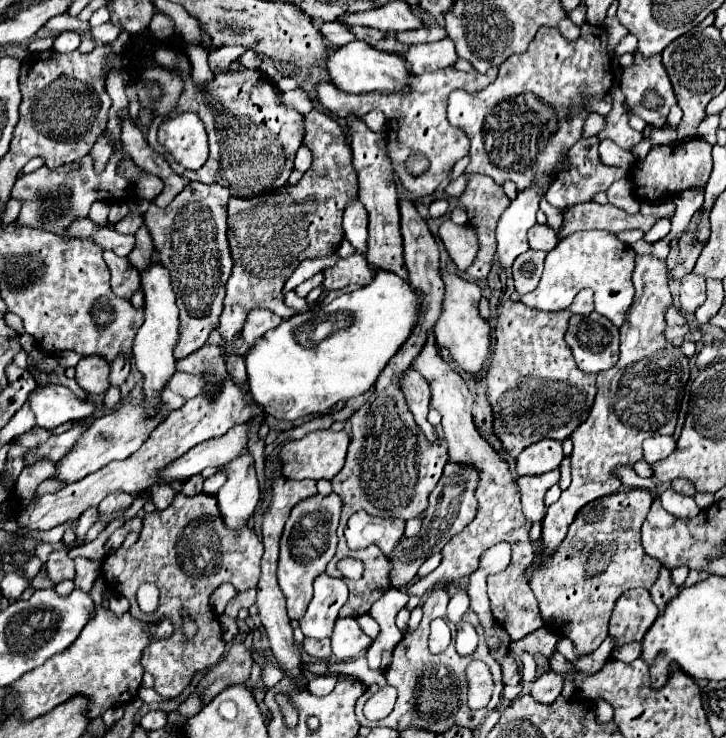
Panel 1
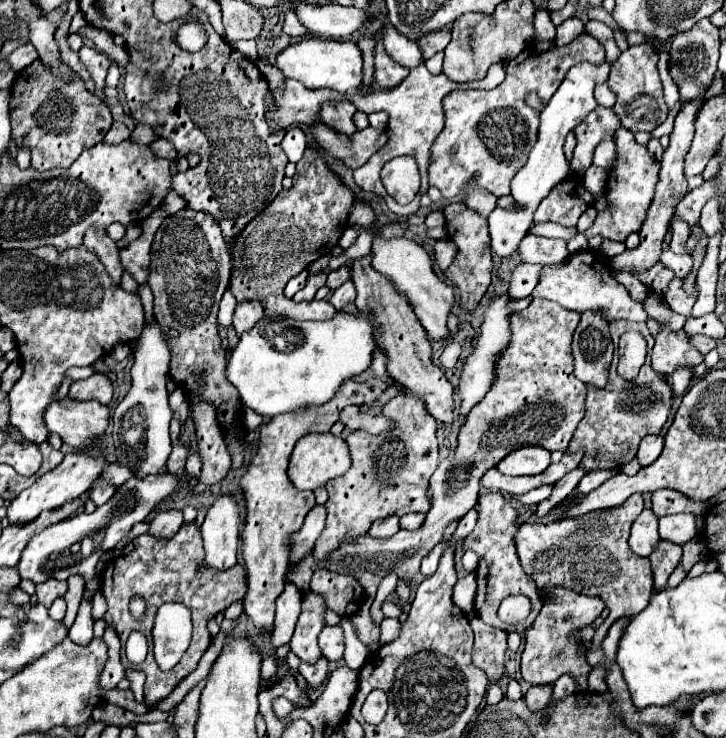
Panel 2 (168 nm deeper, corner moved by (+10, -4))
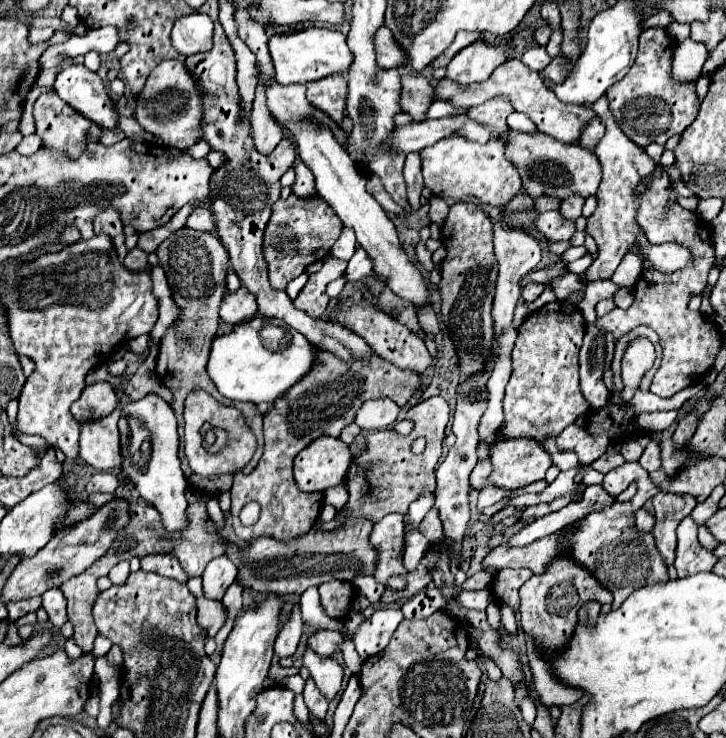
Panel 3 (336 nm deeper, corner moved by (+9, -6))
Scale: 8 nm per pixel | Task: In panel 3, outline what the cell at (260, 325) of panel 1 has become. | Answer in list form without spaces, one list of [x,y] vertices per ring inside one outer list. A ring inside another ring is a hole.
[[[241,287],[237,293],[225,291],[223,303],[221,303],[221,319],[231,325],[239,325],[243,321],[249,321],[257,313],[257,301],[253,293],[249,293],[245,287]]]

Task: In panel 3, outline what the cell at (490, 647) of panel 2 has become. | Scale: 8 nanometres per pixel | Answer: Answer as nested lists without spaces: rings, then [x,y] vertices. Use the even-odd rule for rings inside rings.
[[[497,601],[489,603],[489,607],[487,607],[487,619],[489,619],[489,625],[499,633],[499,629],[501,629],[501,613],[499,613],[499,603]]]

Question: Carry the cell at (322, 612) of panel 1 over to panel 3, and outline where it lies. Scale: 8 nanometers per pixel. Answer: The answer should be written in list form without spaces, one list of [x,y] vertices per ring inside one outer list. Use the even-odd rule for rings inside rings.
[[[305,647],[303,665],[309,669],[309,673],[315,679],[321,693],[325,693],[327,699],[333,699],[335,693],[339,691],[341,679],[343,679],[343,669],[339,667],[339,663],[335,659],[319,657],[313,649]]]

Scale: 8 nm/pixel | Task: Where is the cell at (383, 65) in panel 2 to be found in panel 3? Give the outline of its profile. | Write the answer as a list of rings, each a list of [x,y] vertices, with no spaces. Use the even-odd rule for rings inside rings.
[[[405,75],[401,77],[401,109],[411,113],[415,121],[425,119],[425,111],[433,101],[433,87],[423,75]]]

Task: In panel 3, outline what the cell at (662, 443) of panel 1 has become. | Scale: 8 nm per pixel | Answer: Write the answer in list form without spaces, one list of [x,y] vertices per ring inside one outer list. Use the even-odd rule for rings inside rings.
[[[655,437],[649,439],[641,459],[639,459],[639,465],[645,469],[645,471],[653,471],[661,465],[661,449],[659,449],[659,441]]]

